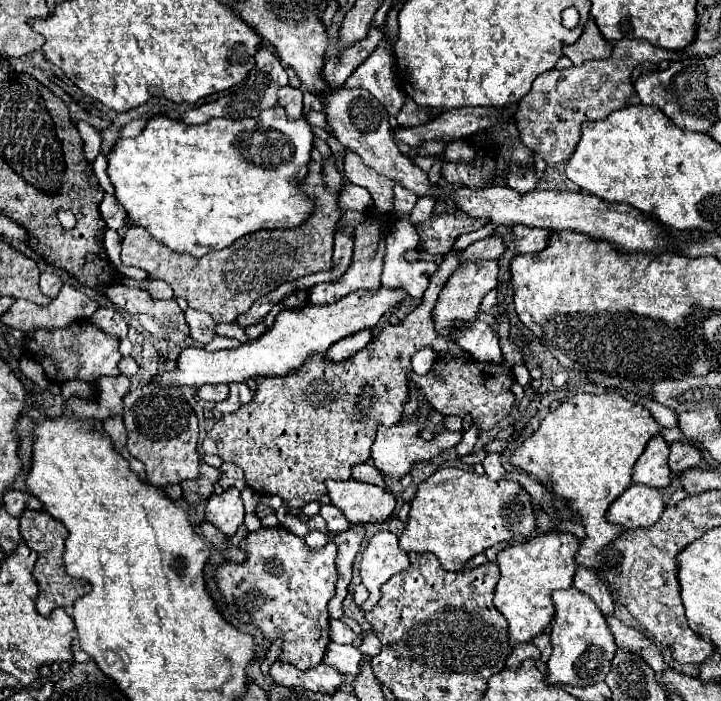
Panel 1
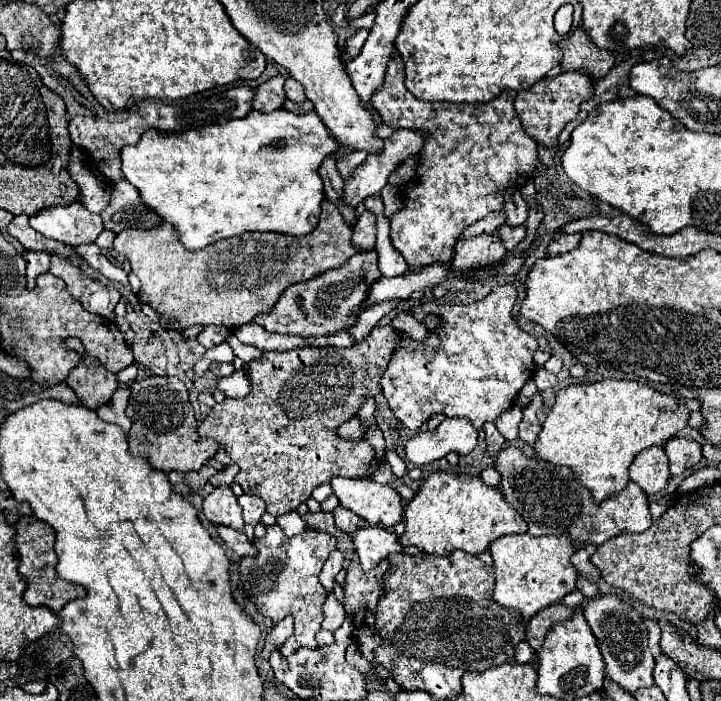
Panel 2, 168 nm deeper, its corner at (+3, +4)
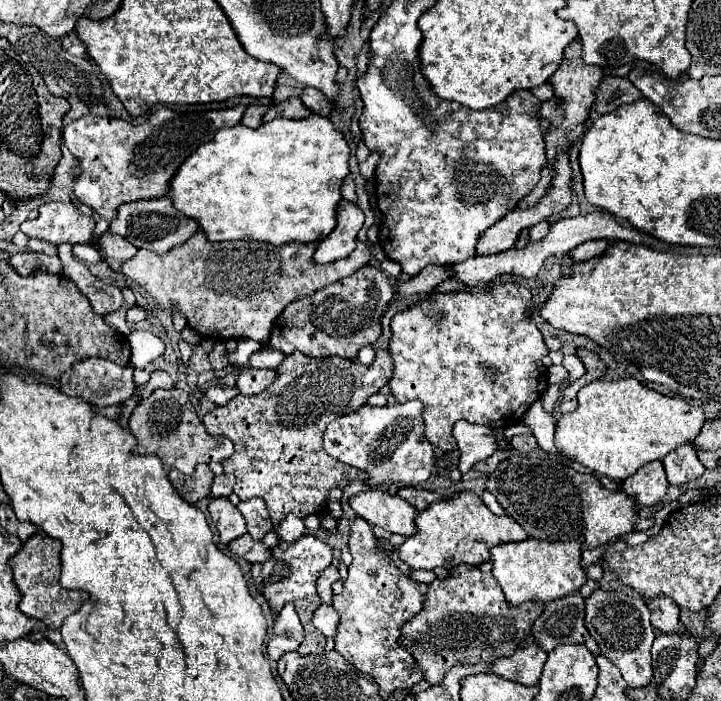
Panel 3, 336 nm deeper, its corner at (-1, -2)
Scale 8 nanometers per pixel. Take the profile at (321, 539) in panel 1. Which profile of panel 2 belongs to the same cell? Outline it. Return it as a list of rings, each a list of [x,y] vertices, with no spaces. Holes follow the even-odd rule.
[[[295,510],[279,516],[279,518],[277,518],[277,524],[279,524],[279,528],[285,532],[285,536],[295,536],[295,534],[301,534],[301,532],[307,530],[305,522],[301,520],[301,516],[299,516]]]

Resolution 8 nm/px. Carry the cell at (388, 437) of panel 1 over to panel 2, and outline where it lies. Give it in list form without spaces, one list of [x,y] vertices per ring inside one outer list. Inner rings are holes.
[[[445,418],[433,434],[431,432],[419,432],[417,436],[413,436],[407,442],[407,458],[413,464],[417,464],[415,438],[417,438],[417,446],[435,446],[433,450],[439,452],[435,460],[445,458],[449,452],[465,456],[477,446],[477,428],[473,428],[471,422],[467,422],[465,418]],[[443,450],[445,450],[445,456],[443,456]]]

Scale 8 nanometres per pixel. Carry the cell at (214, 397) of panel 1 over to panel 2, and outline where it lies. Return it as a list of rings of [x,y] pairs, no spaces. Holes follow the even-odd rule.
[[[245,368],[243,370],[235,370],[231,376],[219,378],[217,388],[223,390],[227,398],[243,398],[245,394],[251,392],[251,384],[249,384],[247,370]]]

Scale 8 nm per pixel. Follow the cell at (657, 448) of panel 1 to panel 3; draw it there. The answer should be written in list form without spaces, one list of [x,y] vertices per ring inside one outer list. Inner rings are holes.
[[[661,460],[641,466],[631,478],[623,480],[621,488],[627,494],[635,496],[637,502],[643,504],[643,506],[659,504],[665,498],[667,488],[669,488],[669,482],[667,482],[667,476],[665,476],[665,468],[663,468]]]

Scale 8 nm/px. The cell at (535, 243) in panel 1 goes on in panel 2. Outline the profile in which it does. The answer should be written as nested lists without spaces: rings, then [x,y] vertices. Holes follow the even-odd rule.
[[[557,234],[555,238],[553,238],[553,242],[549,244],[549,250],[573,250],[577,244],[581,242],[581,236],[579,234]]]

